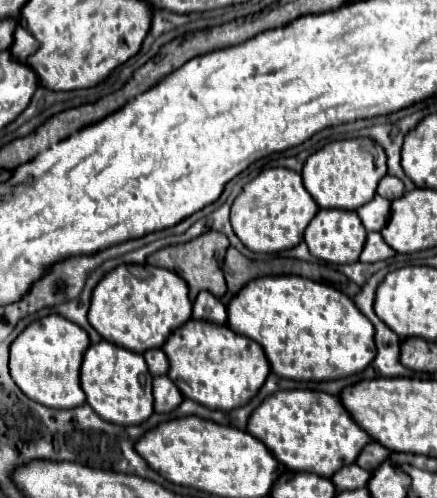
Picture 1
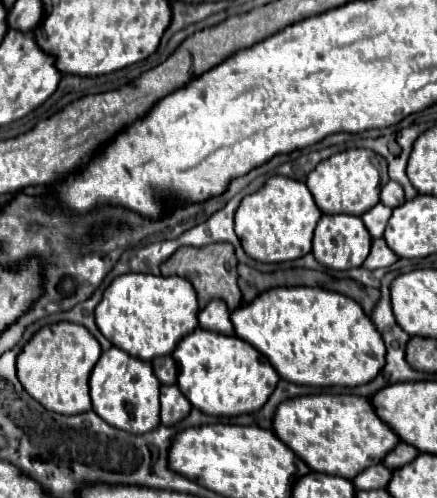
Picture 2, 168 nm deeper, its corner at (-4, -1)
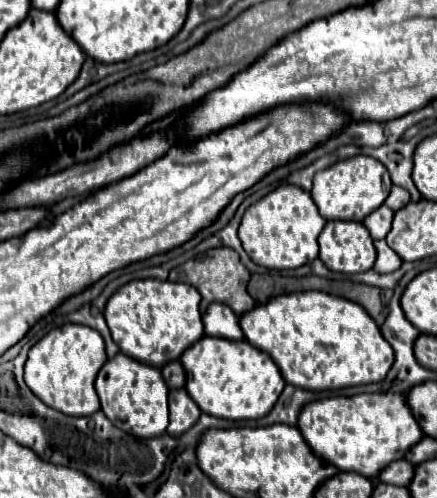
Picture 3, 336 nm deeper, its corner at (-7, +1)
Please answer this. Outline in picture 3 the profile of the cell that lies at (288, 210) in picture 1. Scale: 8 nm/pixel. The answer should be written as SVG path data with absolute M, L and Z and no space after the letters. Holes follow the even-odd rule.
M281 186L261 198L251 208L247 208L239 226L239 238L243 242L245 252L255 264L269 270L291 270L309 264L317 258L317 238L323 226L325 220L317 212L317 206L309 192L297 186Z

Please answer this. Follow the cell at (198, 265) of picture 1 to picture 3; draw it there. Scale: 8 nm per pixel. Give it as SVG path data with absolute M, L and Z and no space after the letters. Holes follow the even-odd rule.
M213 248L213 250L207 250L203 252L201 256L185 262L181 266L183 274L185 274L185 282L195 286L201 294L201 310L205 312L209 304L213 302L219 302L219 304L227 304L237 316L245 314L247 310L255 308L255 300L249 296L247 292L247 282L251 278L251 274L247 272L247 268L239 262L239 256L235 250L231 248Z

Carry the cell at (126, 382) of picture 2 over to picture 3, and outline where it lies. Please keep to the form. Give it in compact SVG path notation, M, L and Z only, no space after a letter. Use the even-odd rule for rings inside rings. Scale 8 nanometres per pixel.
M119 352L115 358L105 362L105 366L97 376L95 388L101 400L101 410L117 428L123 428L123 432L131 432L133 436L139 438L161 436L165 432L169 424L169 408L167 408L169 388L159 368L147 366Z

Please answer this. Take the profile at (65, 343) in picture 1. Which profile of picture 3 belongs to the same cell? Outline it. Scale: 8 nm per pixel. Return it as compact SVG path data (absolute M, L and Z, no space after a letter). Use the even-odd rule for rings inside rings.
M65 324L51 330L29 350L25 364L25 384L41 402L63 414L91 416L99 410L95 378L105 360L105 344L97 330L79 324Z

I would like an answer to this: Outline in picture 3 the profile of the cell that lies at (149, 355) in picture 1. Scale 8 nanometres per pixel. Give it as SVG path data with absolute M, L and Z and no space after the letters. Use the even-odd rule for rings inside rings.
M179 360L165 364L165 366L161 368L161 372L163 372L163 378L165 378L165 382L167 382L167 386L169 386L171 390L185 386L185 370L183 370L183 366L181 366Z

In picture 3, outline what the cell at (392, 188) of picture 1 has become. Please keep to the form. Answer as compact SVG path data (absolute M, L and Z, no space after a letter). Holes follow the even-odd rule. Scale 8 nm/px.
M393 186L391 188L391 194L387 196L385 204L391 208L391 210L399 210L403 208L405 204L409 202L409 192L405 188L399 188L399 186Z

